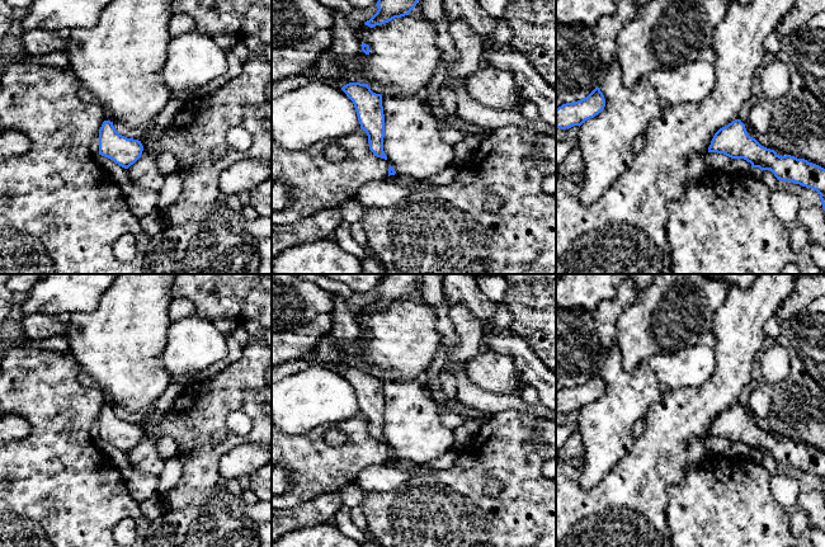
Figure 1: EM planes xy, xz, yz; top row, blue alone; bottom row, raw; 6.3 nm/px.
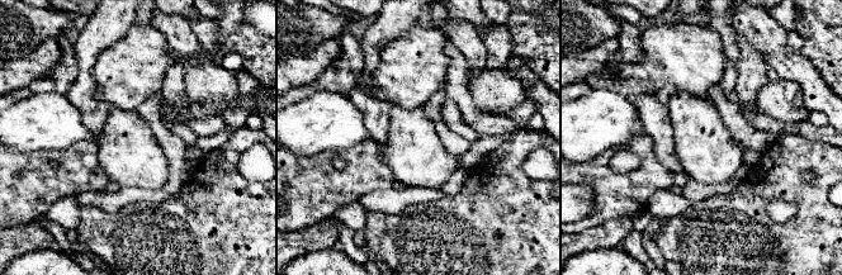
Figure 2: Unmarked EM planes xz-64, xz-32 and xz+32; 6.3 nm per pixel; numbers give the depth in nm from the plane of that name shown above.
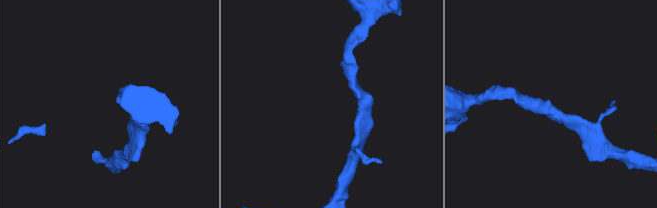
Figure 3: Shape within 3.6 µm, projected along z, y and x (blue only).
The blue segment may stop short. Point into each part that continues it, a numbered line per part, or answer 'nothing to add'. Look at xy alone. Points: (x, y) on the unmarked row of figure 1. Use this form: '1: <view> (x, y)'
nothing to add

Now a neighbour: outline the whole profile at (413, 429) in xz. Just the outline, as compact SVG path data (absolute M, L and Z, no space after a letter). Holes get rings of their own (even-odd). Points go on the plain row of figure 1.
M382 372L383 435L397 459L426 463L444 456L454 443L453 430L440 421L438 406L420 379Z

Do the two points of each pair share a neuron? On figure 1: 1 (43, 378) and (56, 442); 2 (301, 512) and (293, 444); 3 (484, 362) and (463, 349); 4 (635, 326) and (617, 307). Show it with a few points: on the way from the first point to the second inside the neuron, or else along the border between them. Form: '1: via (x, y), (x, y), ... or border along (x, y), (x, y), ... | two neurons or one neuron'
1: via (47, 394), (53, 401), (53, 427) | one neuron
2: border along (328, 493), (319, 494), (284, 509) | two neurons
3: border along (479, 349), (465, 368) | two neurons
4: border along (640, 292), (617, 320), (614, 342) | two neurons

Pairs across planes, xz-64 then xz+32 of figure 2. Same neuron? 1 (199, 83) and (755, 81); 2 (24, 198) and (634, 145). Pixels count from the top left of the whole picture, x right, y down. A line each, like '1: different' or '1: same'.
1: different
2: same

